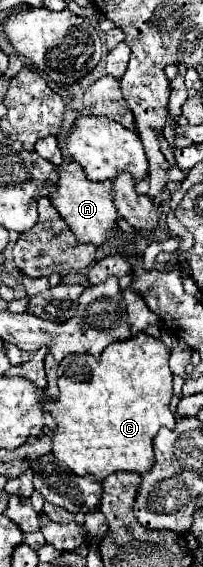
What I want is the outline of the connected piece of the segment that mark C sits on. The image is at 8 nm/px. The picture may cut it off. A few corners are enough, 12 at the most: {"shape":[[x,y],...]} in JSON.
{"shape":[[146,333],[64,359],[52,453],[100,481],[176,427],[170,349]]}

